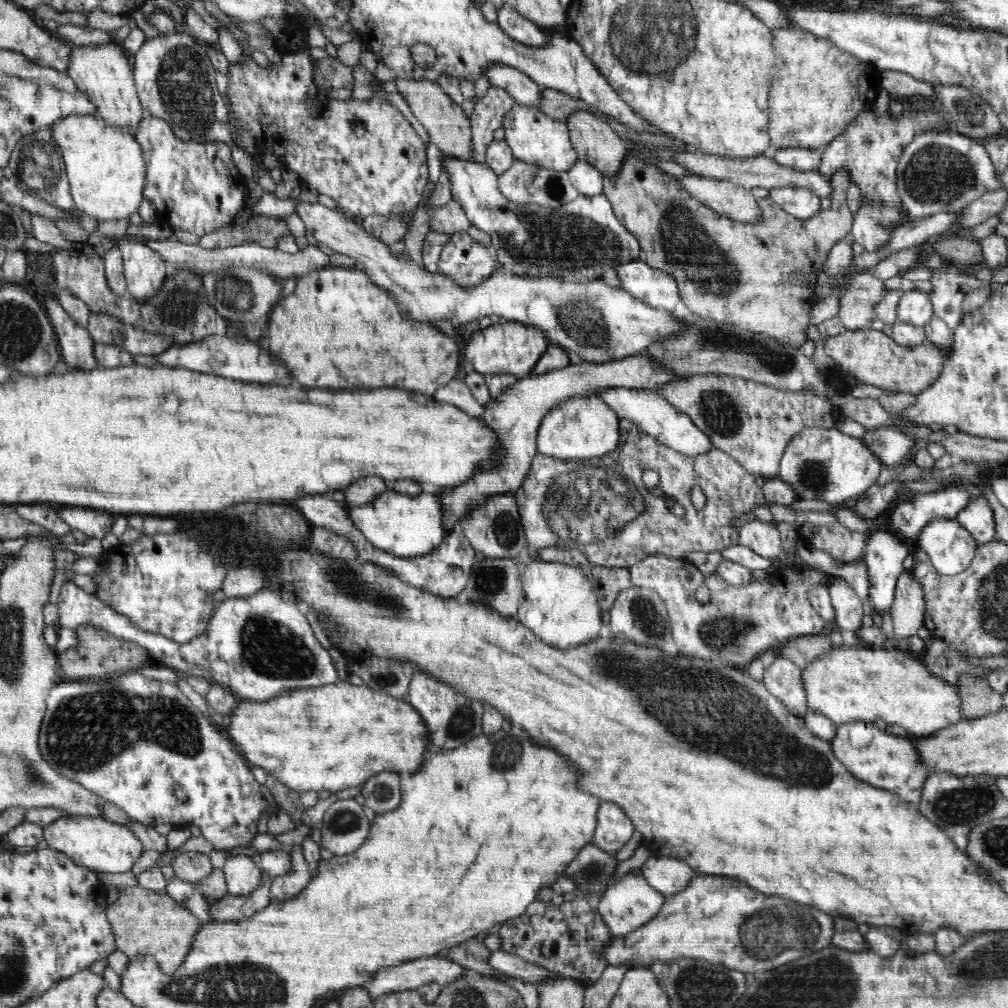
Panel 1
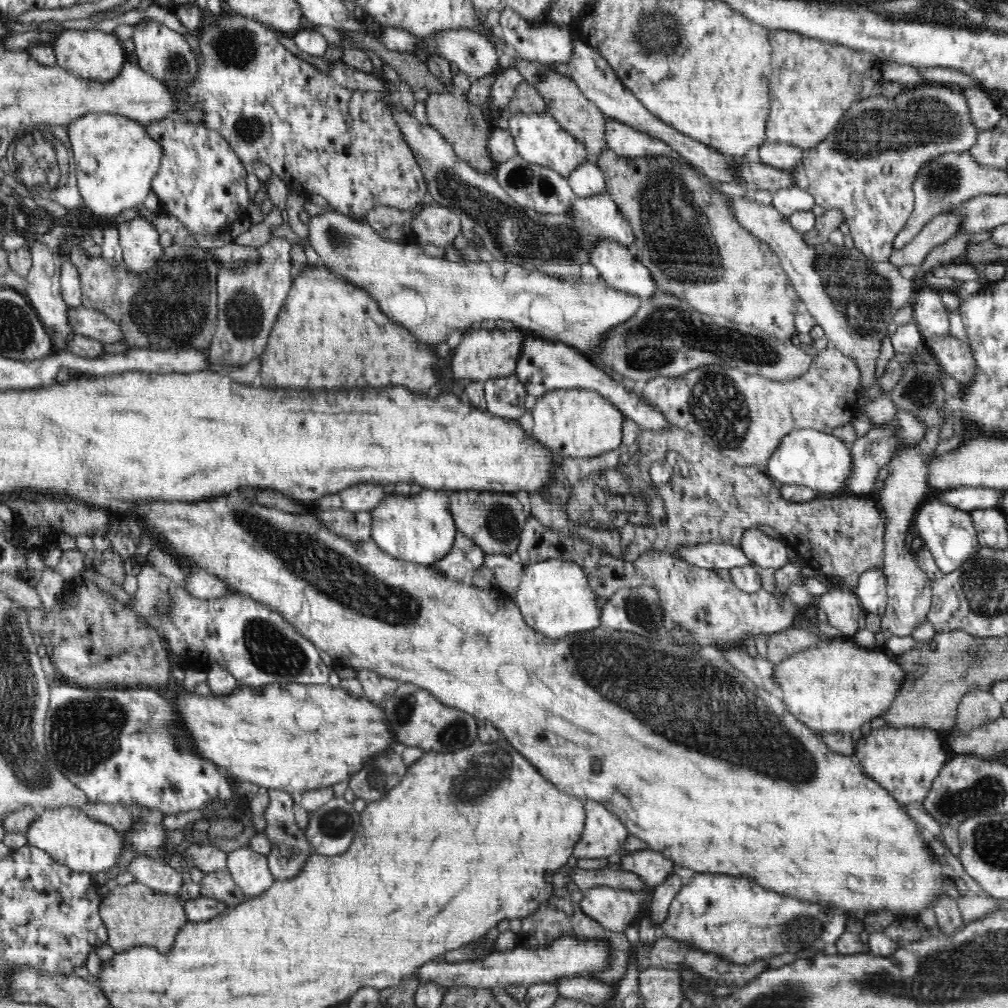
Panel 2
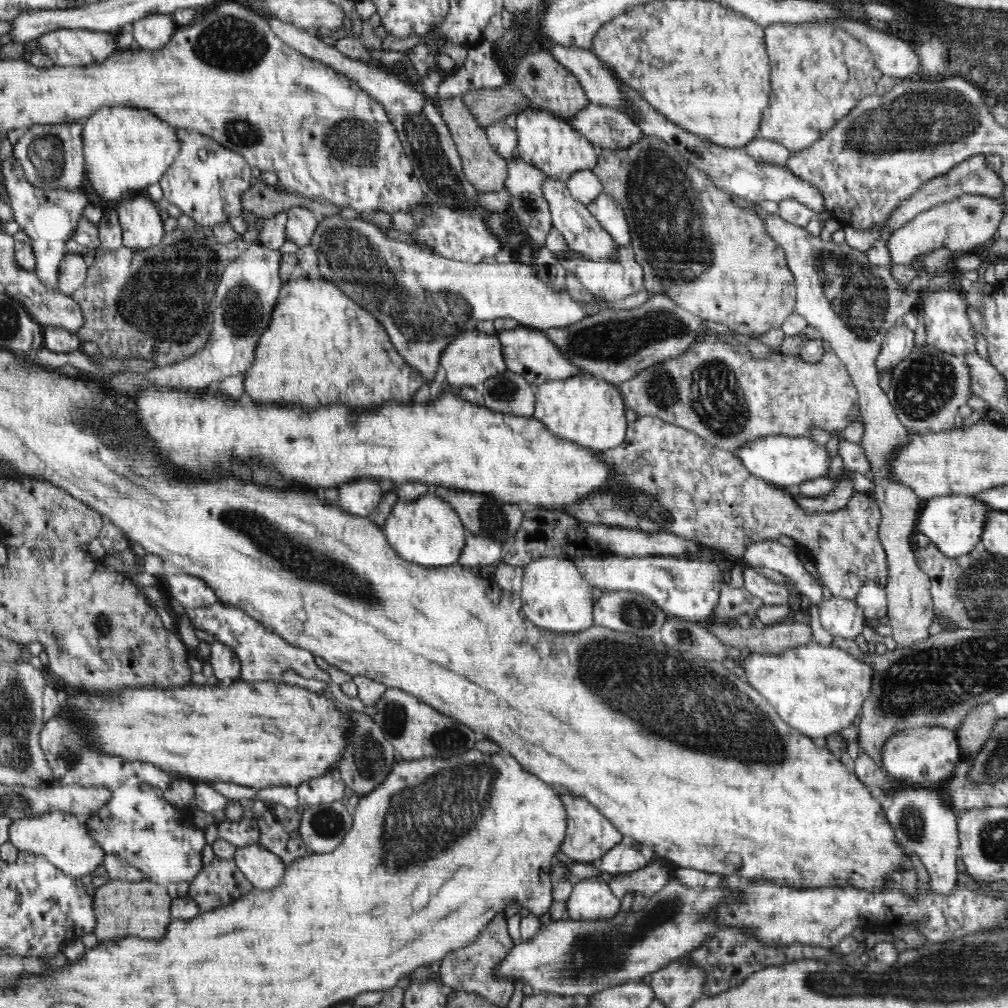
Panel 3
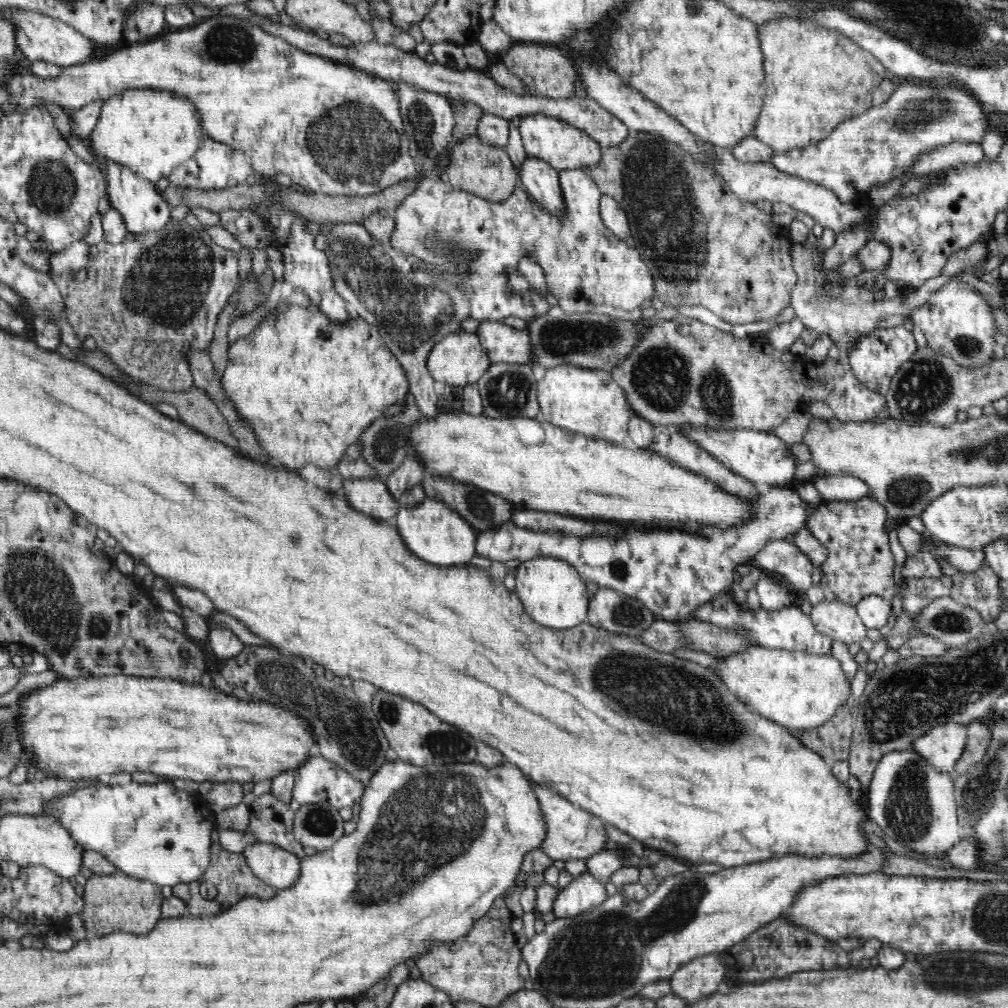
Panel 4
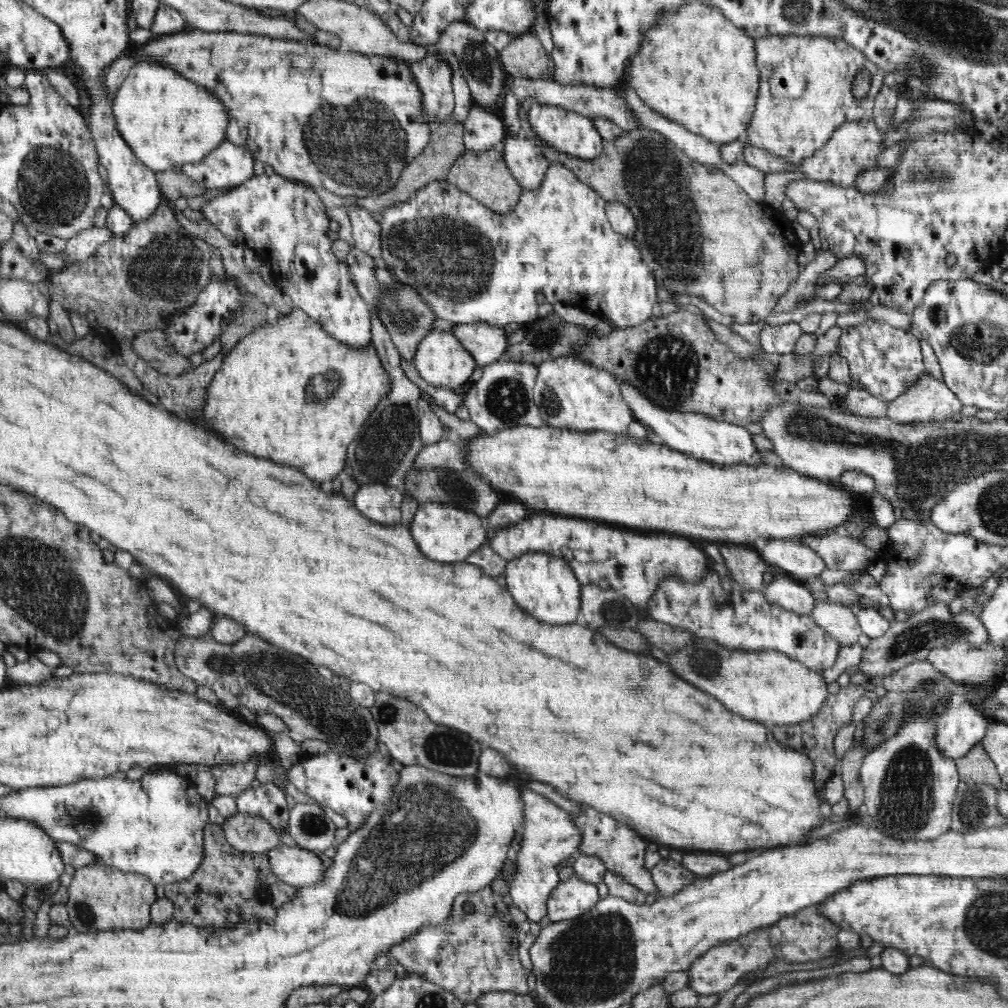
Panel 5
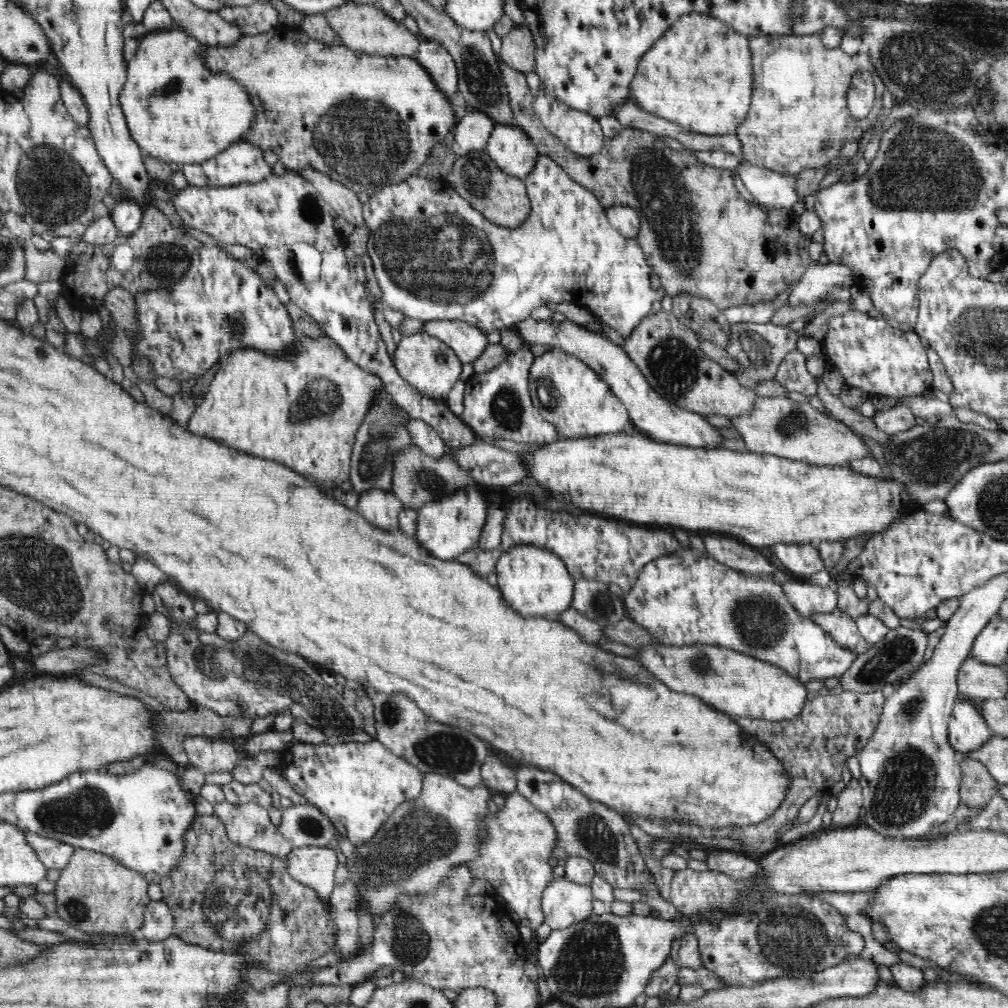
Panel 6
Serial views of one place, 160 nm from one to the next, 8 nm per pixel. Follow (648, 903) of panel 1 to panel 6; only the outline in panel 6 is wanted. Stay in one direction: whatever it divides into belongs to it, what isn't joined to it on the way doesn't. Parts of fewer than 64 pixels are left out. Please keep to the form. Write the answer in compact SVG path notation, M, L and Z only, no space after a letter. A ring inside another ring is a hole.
M565 877L552 879L541 898L545 923L554 931L587 920L593 914L593 900L590 885L570 882Z

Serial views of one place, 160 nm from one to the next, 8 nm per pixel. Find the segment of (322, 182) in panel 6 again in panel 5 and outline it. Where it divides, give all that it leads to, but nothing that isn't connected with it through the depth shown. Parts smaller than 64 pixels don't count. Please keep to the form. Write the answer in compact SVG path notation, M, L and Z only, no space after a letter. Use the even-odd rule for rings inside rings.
M356 204L346 206L346 210L350 218L356 248L372 258L381 256L380 234L382 234L382 230L371 212ZM371 314L371 343L380 357L382 366L390 375L390 390L370 413L357 438L347 449L347 464L352 468L356 483L401 487L407 473L413 468L418 452L423 448L418 422L420 390L408 379L400 367L400 353L390 339L386 325Z

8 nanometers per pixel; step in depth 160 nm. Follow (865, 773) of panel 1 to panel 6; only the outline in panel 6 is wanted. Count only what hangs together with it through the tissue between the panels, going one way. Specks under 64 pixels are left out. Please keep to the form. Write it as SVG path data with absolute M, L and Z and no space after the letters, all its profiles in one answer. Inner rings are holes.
M961 698L948 722L948 740L960 757L982 746L993 734L974 701Z

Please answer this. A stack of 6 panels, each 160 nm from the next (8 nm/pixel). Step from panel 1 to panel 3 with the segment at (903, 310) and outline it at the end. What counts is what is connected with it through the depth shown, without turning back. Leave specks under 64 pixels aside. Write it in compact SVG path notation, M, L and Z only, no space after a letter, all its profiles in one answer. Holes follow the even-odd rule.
M942 288L933 292L923 304L923 318L925 322L926 340L939 351L962 357L976 350L975 327L966 313L966 293L960 288Z

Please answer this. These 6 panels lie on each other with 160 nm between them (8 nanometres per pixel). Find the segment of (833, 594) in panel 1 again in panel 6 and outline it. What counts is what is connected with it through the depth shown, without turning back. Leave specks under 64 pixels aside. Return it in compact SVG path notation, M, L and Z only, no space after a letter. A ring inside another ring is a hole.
M840 609L828 614L816 613L811 619L821 626L841 647L854 651L860 642L861 634L857 629L855 618L842 612Z

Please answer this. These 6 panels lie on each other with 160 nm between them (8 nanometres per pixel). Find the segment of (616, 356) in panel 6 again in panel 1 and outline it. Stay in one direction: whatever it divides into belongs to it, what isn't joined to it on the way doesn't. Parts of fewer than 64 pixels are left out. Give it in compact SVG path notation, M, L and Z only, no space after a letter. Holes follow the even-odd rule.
M806 427L788 442L776 478L790 484L800 500L841 504L867 494L882 469L884 465L880 463L874 451L870 451L870 447L862 443L862 438L852 438L836 427Z

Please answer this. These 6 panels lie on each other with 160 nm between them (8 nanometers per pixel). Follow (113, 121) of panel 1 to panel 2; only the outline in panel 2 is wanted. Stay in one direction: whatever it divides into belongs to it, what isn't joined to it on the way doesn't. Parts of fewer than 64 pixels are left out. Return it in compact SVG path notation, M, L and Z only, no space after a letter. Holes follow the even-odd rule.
M62 30L51 44L58 66L91 82L110 82L126 62L121 42L114 33L106 34L100 30Z

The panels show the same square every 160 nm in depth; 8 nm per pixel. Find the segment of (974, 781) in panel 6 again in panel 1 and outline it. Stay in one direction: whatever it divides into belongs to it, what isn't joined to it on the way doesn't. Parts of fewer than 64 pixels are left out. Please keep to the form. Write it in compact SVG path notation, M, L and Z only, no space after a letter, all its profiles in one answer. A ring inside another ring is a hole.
M962 674L956 684L964 720L979 719L1003 709L1002 695L989 685L986 678Z

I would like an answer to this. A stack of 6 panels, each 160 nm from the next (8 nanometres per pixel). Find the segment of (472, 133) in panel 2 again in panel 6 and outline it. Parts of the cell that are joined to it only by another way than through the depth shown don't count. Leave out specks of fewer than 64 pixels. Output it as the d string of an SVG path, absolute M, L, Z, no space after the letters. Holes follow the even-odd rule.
M484 149L457 156L450 172L443 177L472 208L498 226L518 228L530 214L531 204L523 179L506 174Z

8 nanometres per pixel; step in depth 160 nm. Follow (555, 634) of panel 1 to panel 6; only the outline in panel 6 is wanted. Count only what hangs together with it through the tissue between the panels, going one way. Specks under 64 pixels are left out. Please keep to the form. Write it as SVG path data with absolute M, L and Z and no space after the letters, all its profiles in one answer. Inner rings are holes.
M516 545L503 551L496 561L497 589L501 597L516 612L525 617L545 617L555 620L571 606L574 580L556 554L534 545Z

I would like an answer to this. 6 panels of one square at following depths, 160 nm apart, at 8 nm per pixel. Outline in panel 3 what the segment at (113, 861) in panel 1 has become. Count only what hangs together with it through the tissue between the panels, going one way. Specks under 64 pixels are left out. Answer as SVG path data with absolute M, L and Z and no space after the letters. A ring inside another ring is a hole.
M60 810L48 812L40 816L13 819L8 829L9 841L19 851L34 853L47 857L47 861L57 866L62 872L78 878L94 872L102 864L105 852L91 837L89 830L74 814Z

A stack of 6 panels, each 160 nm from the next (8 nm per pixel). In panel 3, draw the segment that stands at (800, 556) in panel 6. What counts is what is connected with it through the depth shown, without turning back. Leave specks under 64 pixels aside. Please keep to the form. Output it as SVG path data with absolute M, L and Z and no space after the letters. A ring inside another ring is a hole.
M778 539L754 541L748 544L743 554L750 567L766 567L786 577L812 604L818 606L824 599L822 587L804 567L798 553L781 544Z

